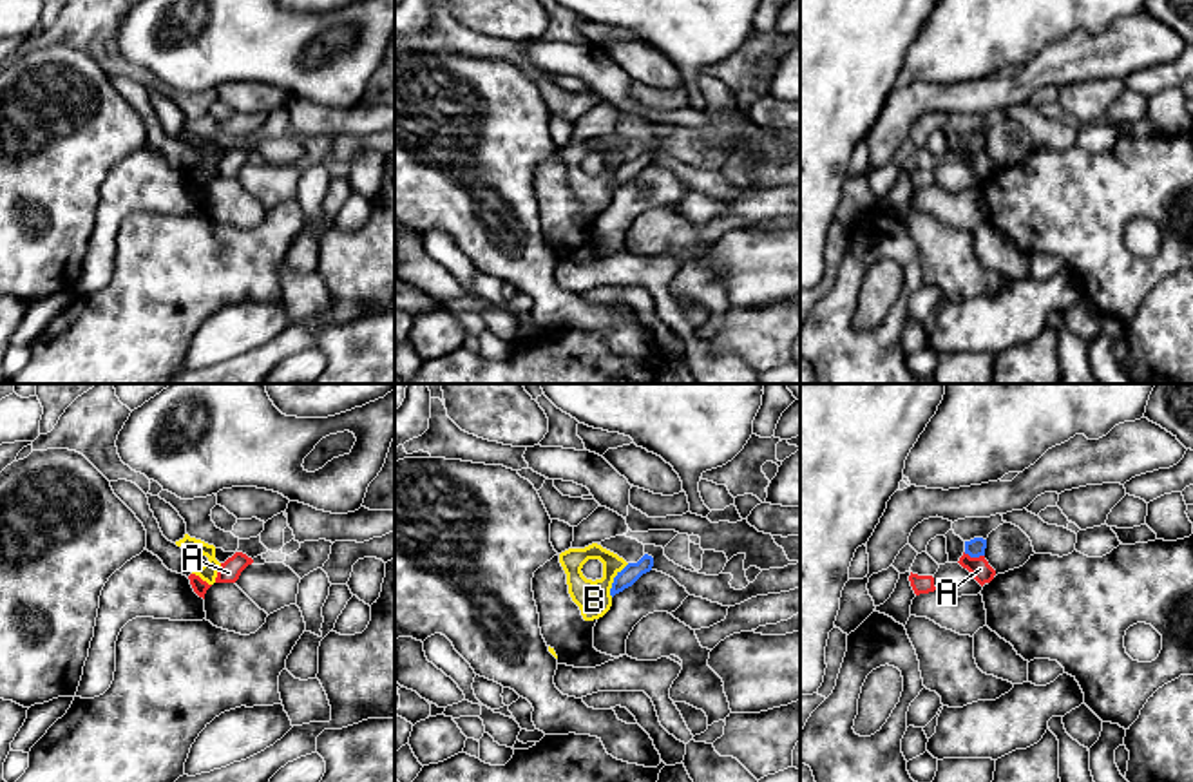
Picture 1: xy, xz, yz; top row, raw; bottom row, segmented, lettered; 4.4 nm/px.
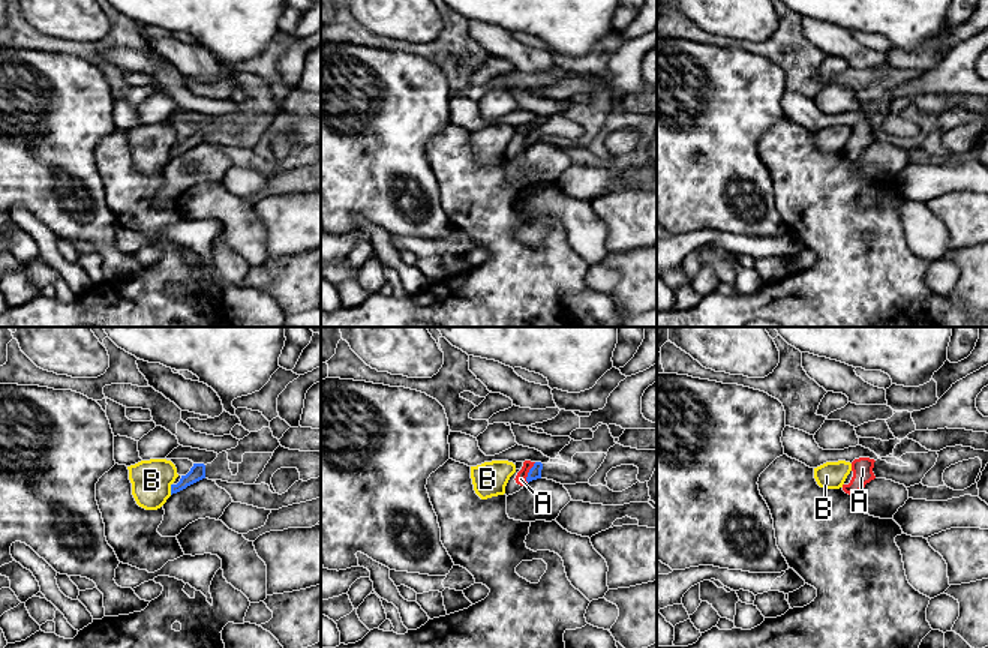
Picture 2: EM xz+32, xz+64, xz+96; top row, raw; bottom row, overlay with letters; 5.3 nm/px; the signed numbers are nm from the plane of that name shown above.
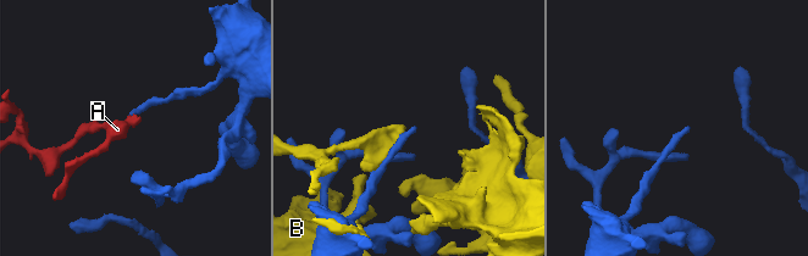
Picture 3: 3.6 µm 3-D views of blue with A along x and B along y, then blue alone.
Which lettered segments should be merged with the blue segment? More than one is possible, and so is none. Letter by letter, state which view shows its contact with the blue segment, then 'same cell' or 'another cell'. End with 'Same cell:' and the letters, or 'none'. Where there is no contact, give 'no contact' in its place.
A: meets blue in yz; another cell
B: meets blue in xz; another cell
Same cell: none

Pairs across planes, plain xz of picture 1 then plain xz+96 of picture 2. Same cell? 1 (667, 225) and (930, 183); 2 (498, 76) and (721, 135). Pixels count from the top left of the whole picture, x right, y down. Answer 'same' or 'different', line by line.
1: different
2: same

